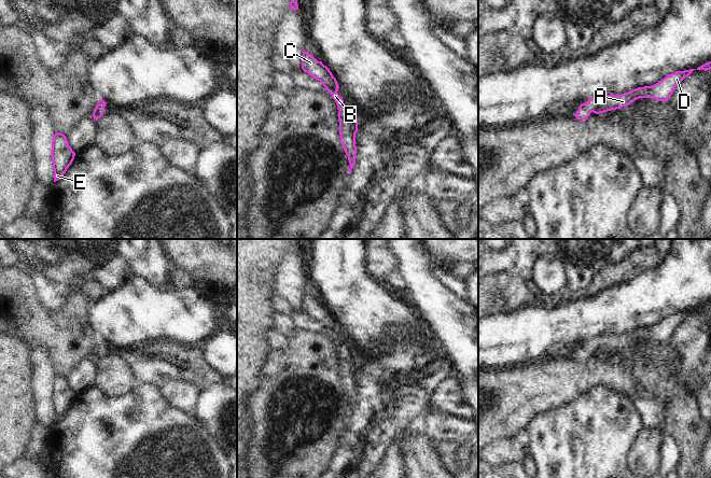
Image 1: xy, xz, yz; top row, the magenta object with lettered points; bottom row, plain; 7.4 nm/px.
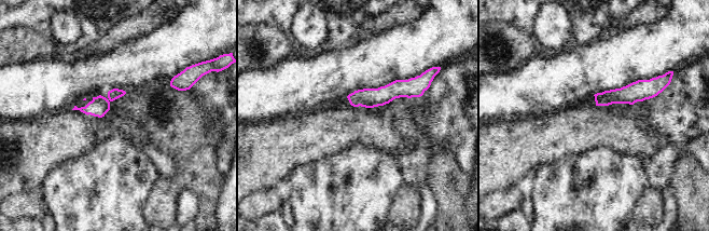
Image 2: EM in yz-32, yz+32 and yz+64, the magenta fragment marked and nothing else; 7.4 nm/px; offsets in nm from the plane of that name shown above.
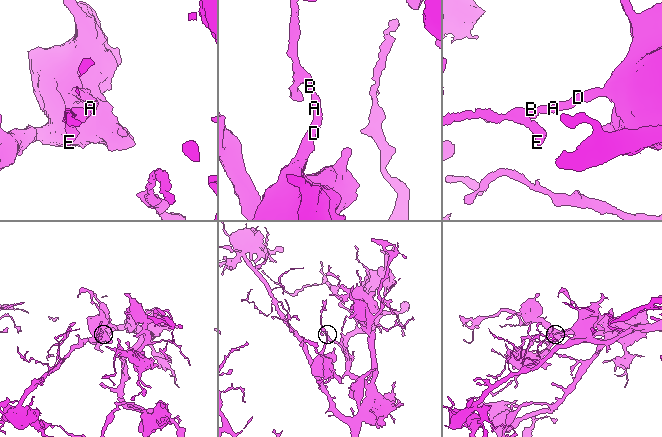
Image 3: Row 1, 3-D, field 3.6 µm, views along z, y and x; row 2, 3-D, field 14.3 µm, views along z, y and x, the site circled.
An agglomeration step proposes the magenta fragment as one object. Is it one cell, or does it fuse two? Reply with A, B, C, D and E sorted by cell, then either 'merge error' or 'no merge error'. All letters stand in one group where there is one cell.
groups A B C D E; no merge error

